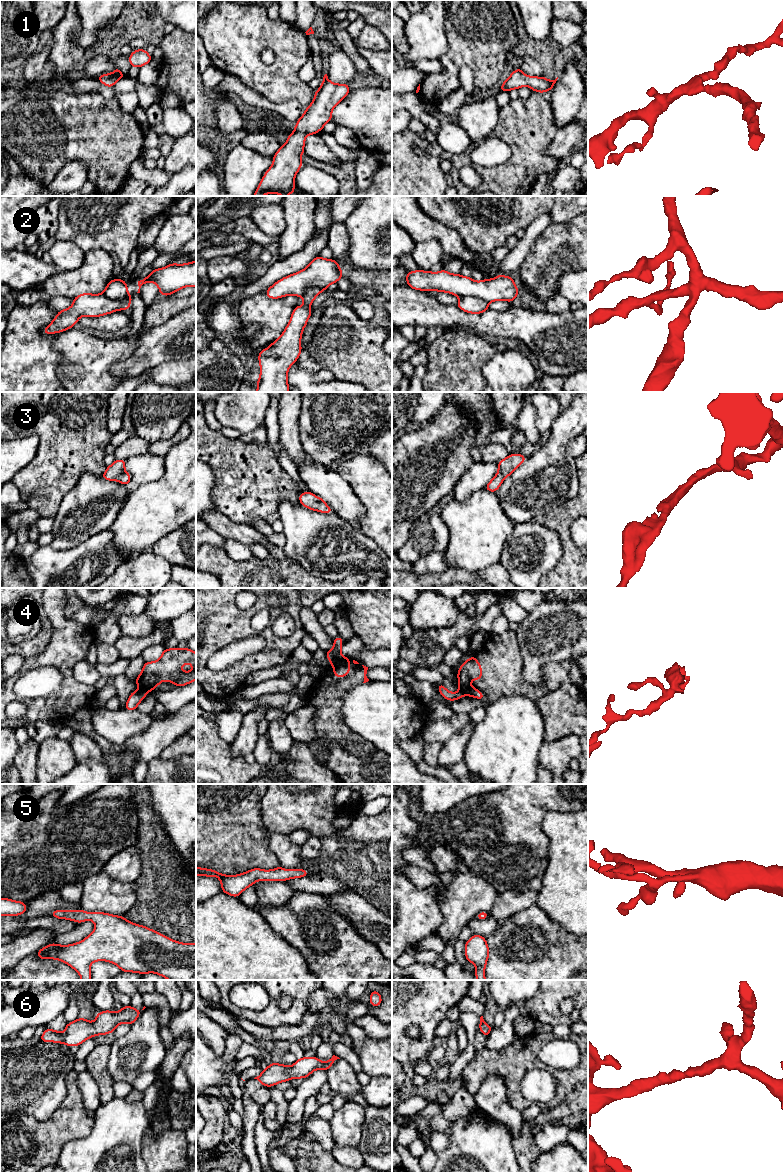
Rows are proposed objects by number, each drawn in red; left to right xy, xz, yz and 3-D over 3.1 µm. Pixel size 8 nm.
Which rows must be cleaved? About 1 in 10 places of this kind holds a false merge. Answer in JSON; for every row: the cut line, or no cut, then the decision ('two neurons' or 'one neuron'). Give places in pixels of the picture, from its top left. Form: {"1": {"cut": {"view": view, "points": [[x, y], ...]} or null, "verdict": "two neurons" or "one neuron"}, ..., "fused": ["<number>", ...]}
{"1": {"cut": null, "verdict": "one neuron"}, "2": {"cut": {"view": "yz", "points": [[460, 296], [478, 296], [488, 303]]}, "verdict": "two neurons"}, "3": {"cut": null, "verdict": "one neuron"}, "4": {"cut": {"view": "xz", "points": [[341, 656], [330, 663]]}, "verdict": "two neurons"}, "5": {"cut": null, "verdict": "one neuron"}, "6": {"cut": null, "verdict": "one neuron"}, "fused": ["2", "4"]}

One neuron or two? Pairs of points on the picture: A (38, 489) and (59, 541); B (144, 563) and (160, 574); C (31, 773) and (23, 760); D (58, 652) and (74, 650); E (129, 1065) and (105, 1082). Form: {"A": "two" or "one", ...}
{"A": "two", "B": "one", "C": "one", "D": "one", "E": "two"}

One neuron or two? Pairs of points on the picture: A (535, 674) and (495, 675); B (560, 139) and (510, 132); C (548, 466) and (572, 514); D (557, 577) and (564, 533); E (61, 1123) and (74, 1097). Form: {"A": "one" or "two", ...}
{"A": "two", "B": "two", "C": "two", "D": "one", "E": "one"}

